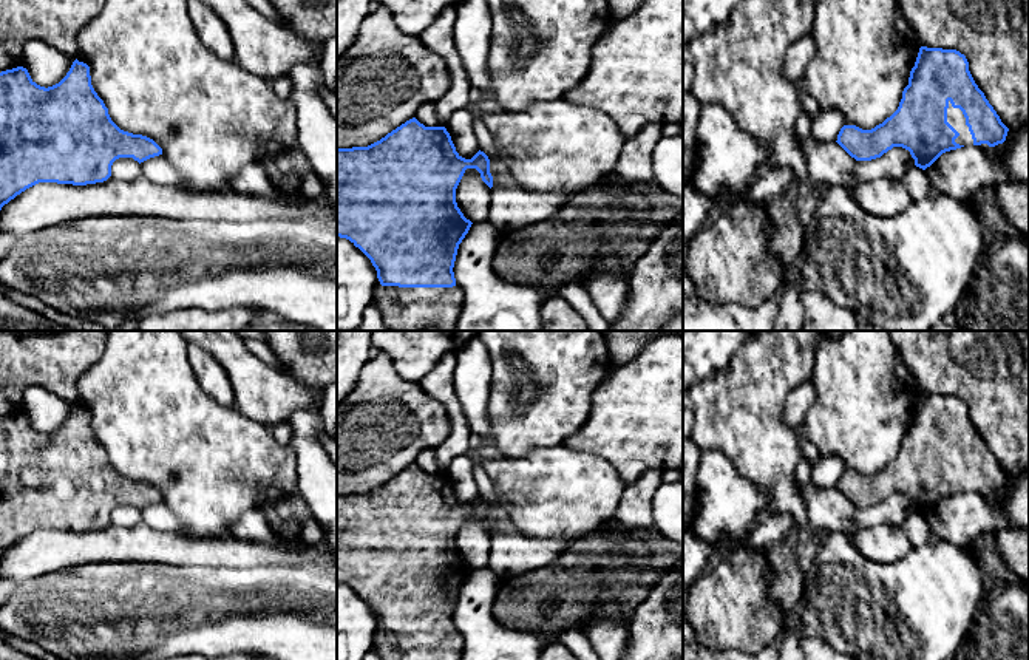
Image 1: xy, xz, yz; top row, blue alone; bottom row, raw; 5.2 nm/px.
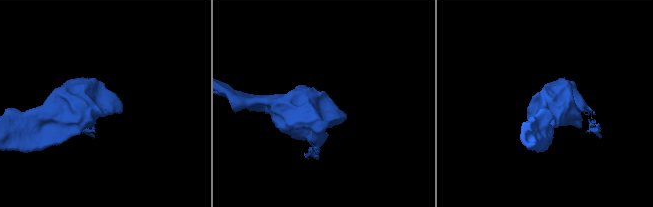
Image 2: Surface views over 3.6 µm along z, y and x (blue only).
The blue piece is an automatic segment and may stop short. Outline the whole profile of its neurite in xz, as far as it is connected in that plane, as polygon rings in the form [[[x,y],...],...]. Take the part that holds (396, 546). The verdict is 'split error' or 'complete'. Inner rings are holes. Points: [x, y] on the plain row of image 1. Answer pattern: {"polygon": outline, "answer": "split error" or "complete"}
{"polygon": [[[416,464],[406,467],[368,493],[337,495],[337,583],[349,586],[375,614],[380,631],[374,637],[372,651],[380,657],[380,660],[460,660],[464,643],[459,640],[453,614],[459,590],[468,580],[473,569],[467,566],[457,553],[456,535],[467,515],[476,515],[481,519],[482,527],[490,535],[493,533],[490,505],[484,498],[479,496],[471,505],[465,505],[456,498],[451,482],[445,473],[425,473]]], "answer": "split error"}

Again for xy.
{"polygon": [[[77,405],[66,422],[53,433],[37,431],[26,414],[17,413],[0,419],[0,556],[17,541],[39,529],[87,532],[111,522],[111,512],[119,504],[133,504],[139,510],[162,501],[150,484],[121,476],[91,431],[90,413]]], "answer": "complete"}

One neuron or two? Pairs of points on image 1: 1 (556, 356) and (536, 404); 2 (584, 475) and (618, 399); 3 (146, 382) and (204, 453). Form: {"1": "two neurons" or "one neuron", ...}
{"1": "one neuron", "2": "two neurons", "3": "one neuron"}

